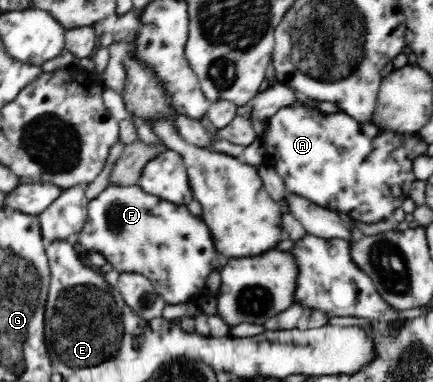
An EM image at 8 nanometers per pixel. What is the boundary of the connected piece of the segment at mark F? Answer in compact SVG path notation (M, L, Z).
M110 181L103 191L89 200L87 221L74 241L88 251L96 251L103 255L105 260L111 263L112 269L120 274L136 273L145 276L168 305L186 303L187 299L203 291L211 273L219 272L227 264L219 262L220 253L213 243L211 231L199 215L195 217L186 205L179 205L147 193L138 183L121 185Z

